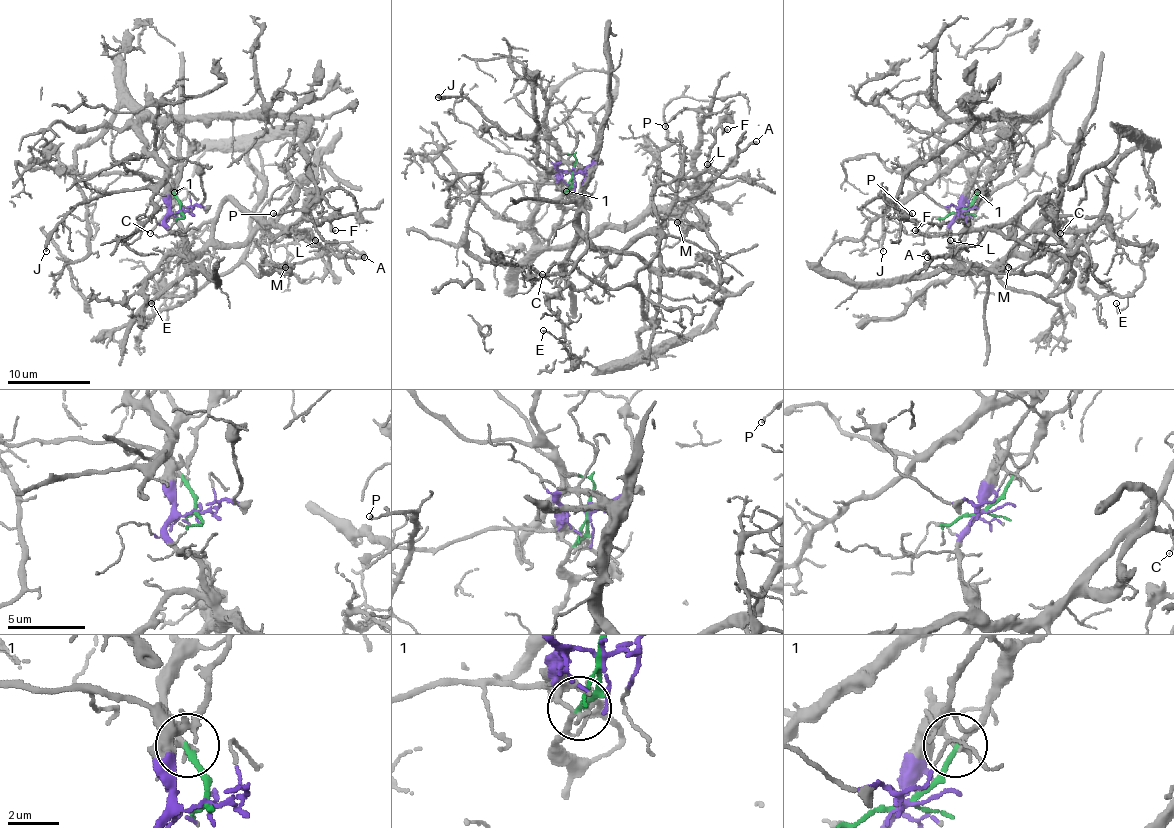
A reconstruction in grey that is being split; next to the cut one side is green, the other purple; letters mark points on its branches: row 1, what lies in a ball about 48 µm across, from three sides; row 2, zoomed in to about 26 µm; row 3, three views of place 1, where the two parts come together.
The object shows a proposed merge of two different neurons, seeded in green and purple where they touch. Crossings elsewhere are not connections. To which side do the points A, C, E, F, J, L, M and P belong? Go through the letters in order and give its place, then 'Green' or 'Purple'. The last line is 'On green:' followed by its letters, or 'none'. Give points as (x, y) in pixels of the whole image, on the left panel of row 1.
A: Place: (364, 257). Purple
C: Place: (150, 233). Purple
E: Place: (151, 303). Purple
F: Place: (335, 230). Purple
J: Place: (46, 251). Green
L: Place: (315, 240). Purple
M: Place: (285, 267). Purple
P: Place: (273, 213). Green
On green: J, P

